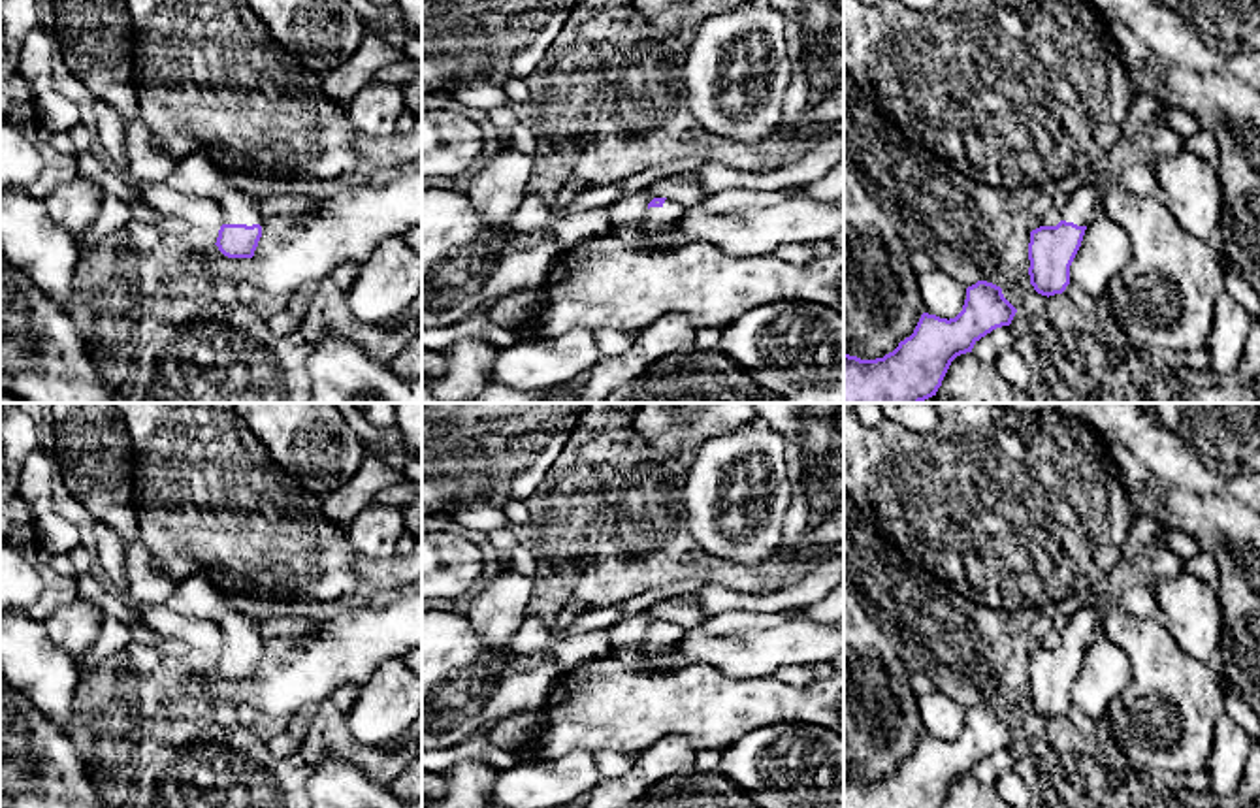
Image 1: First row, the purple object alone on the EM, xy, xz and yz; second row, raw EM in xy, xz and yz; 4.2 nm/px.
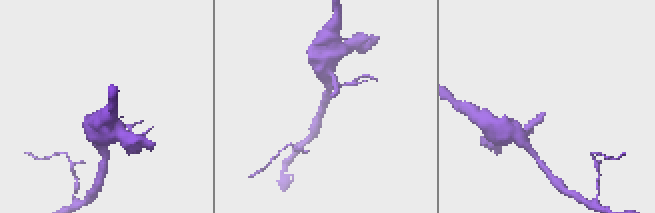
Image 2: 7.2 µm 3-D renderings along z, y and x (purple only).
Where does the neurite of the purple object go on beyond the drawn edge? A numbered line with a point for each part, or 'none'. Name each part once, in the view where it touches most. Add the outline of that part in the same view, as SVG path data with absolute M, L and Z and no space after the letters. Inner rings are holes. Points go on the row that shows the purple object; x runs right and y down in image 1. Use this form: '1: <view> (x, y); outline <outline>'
1: xy (196, 174); outline M202 151L179 156L166 185L181 194L209 198L218 203L224 213L224 224L262 226L264 222L258 211L258 200L230 185L224 170Z

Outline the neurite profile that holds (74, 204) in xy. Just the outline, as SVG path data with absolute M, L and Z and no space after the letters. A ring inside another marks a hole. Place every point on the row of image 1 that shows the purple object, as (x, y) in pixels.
M87 177L57 185L45 198L49 217L75 239L94 222L104 188Z

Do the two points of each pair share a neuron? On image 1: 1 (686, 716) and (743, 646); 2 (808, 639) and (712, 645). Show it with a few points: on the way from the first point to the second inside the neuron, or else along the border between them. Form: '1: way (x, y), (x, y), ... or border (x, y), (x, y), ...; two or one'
1: border (677, 671), (707, 663), (737, 678), (765, 677); two
2: way (784, 645), (737, 646); one

